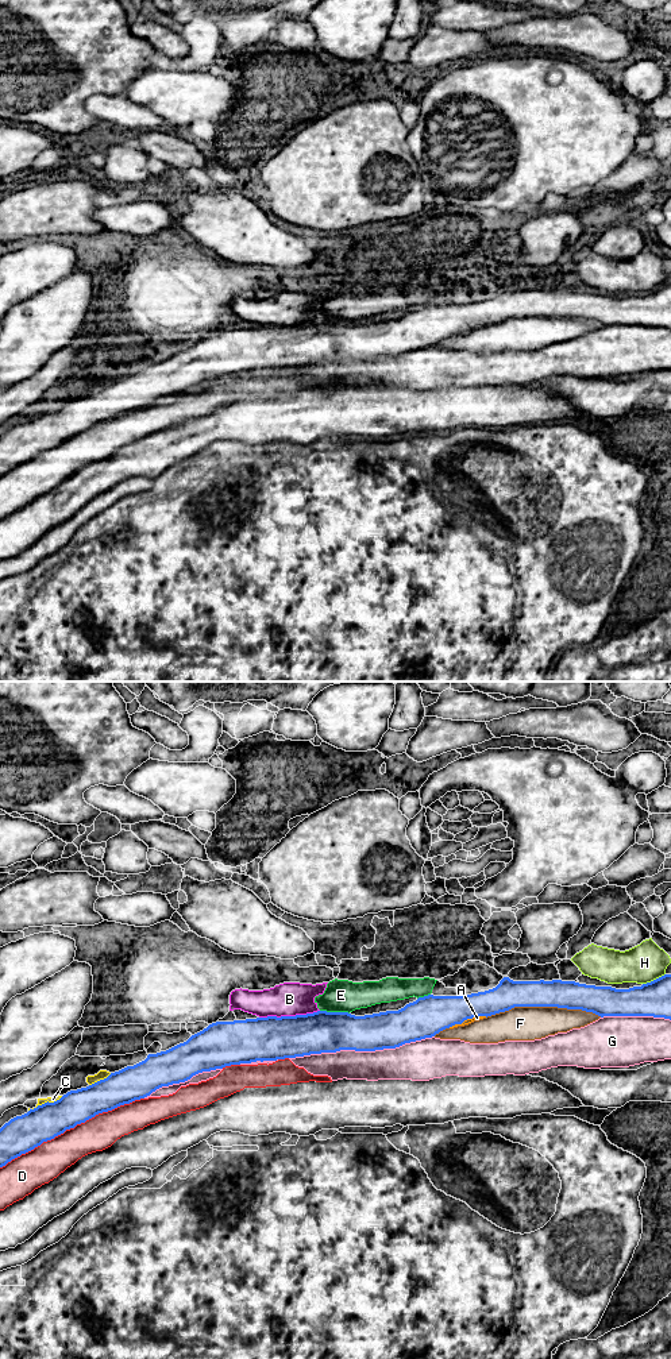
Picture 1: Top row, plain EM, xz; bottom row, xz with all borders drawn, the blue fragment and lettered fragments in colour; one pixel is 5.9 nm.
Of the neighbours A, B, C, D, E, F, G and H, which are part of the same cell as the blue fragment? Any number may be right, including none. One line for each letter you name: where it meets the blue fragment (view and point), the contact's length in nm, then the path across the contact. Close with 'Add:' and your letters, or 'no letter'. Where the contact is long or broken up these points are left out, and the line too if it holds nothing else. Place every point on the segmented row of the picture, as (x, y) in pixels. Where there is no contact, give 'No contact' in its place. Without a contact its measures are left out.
Add: no letter

